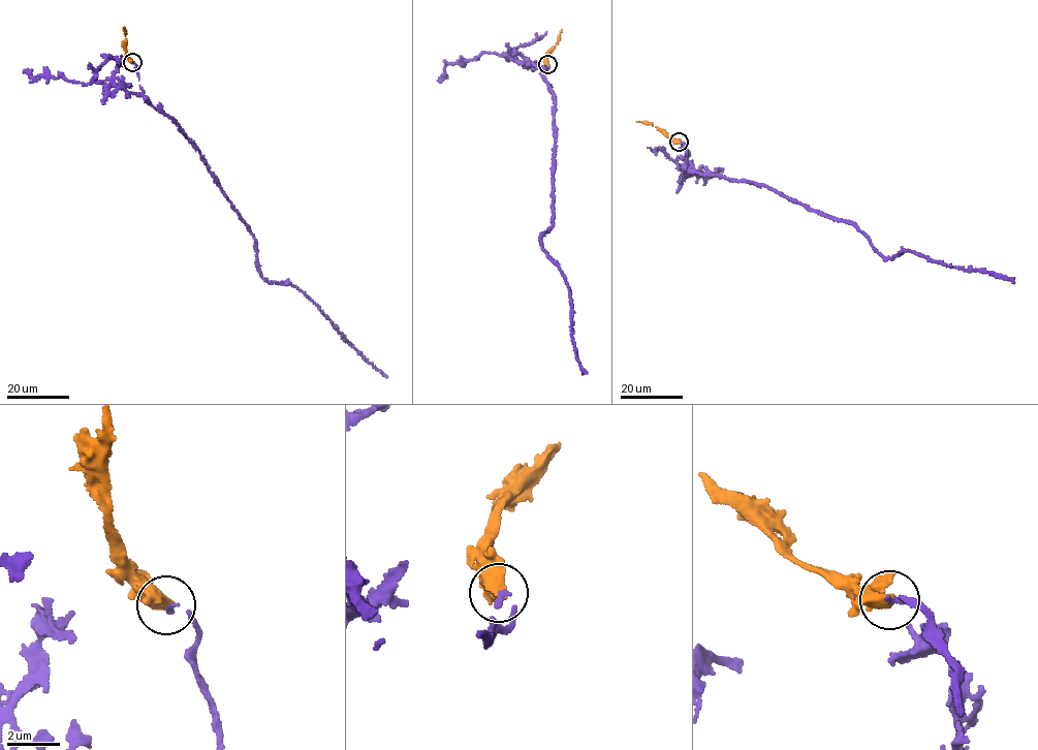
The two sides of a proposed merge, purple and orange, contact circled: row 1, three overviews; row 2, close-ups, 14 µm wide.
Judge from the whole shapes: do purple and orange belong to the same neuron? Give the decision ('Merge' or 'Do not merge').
Merge

